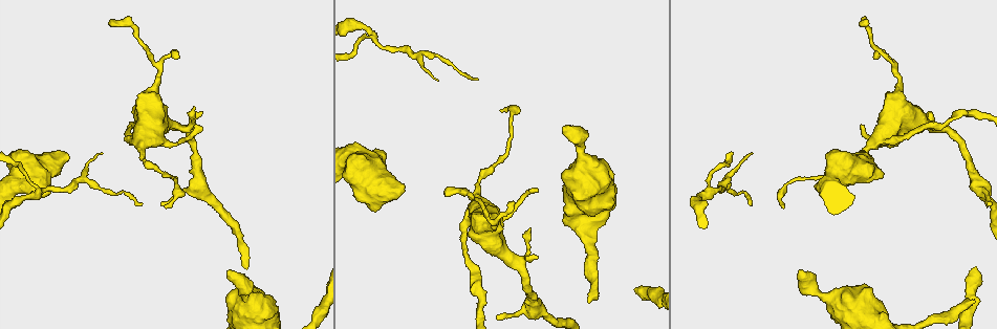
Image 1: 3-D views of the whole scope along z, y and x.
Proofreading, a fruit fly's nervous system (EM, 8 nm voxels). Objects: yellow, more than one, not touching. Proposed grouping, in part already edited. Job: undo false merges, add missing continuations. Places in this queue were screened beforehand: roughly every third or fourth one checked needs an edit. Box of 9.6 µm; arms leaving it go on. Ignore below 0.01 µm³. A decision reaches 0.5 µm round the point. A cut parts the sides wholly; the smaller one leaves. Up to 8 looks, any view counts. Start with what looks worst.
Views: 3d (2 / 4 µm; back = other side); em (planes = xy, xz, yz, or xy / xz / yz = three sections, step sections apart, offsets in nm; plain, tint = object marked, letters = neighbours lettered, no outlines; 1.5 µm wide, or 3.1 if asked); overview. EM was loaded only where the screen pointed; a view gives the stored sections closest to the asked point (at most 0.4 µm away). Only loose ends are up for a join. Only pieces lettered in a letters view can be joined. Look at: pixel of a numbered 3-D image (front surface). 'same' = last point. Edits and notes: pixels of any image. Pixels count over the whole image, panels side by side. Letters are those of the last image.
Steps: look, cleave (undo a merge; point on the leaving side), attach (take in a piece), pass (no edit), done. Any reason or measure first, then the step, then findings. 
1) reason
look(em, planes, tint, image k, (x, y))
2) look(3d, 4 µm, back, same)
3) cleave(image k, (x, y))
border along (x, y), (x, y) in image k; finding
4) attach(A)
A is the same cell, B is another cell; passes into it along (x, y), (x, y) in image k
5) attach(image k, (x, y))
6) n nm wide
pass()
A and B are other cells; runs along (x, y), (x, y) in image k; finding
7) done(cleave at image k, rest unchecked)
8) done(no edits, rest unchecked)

free end
look(em, yz, step 4, tint, image 1, (590, 300))

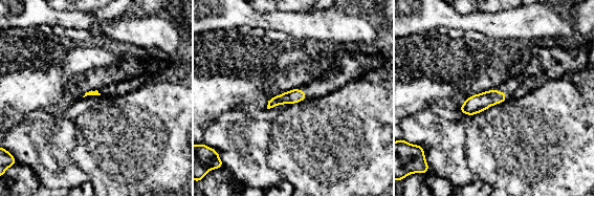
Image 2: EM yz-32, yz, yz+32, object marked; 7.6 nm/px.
look(em, planes, letters, same)

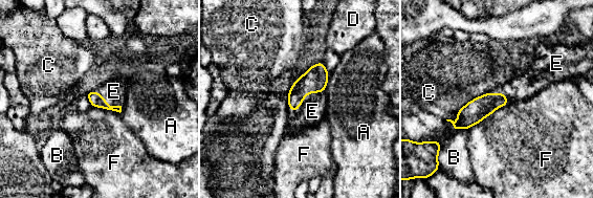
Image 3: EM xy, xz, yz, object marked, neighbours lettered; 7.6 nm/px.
F touches over 340 nm
attach(image 3, (312, 111))
E is the same cell, A, B, C, D and F are other cells; it goes on there

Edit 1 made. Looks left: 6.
thin end
look(3d, 4 µm, image 1, (164, 206))

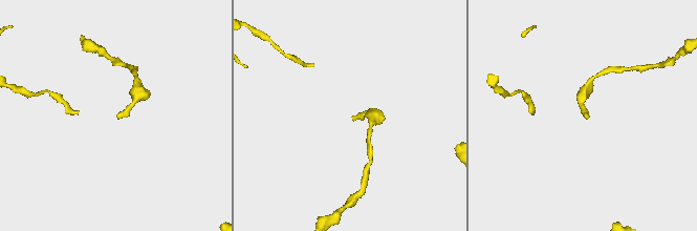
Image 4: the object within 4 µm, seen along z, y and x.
look(em, planes, plain, image 4, (353, 115))

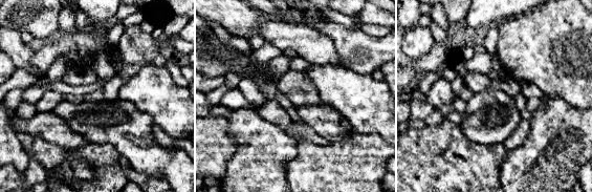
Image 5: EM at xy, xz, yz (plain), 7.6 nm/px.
look(em, planes, letters, same)

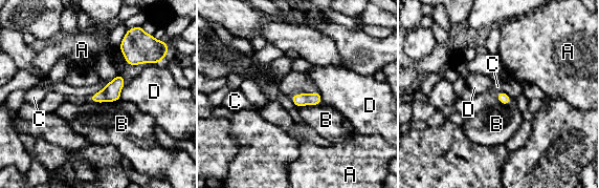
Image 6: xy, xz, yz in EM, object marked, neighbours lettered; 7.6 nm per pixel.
B touches over 240 nm
pass()
A, B, C and D are other cells; border along (108, 83), (88, 97) in image 6; no lettered piece goes on from it

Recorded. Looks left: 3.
calibre changes
look(3d, 4 µm, back, image 1, (141, 147))

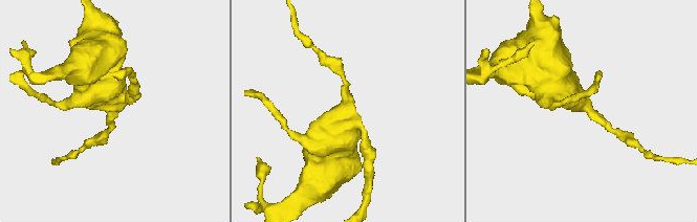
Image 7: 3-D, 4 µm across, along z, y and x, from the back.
now the EM
look(em, planes, letters, image 7, (344, 104))

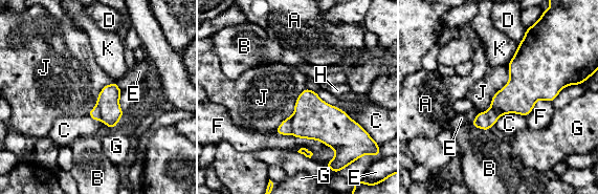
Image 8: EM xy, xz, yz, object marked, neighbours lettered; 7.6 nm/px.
190 nm wide
cleave(image 8, (285, 128))
A, B, C, D, E, F, G, H, J and K are other cells; border along (292, 115), (290, 132) in image 8; a second neuron is stuck on

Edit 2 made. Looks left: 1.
done(attach at image 3, cleave at image 8, rest unchecked)

